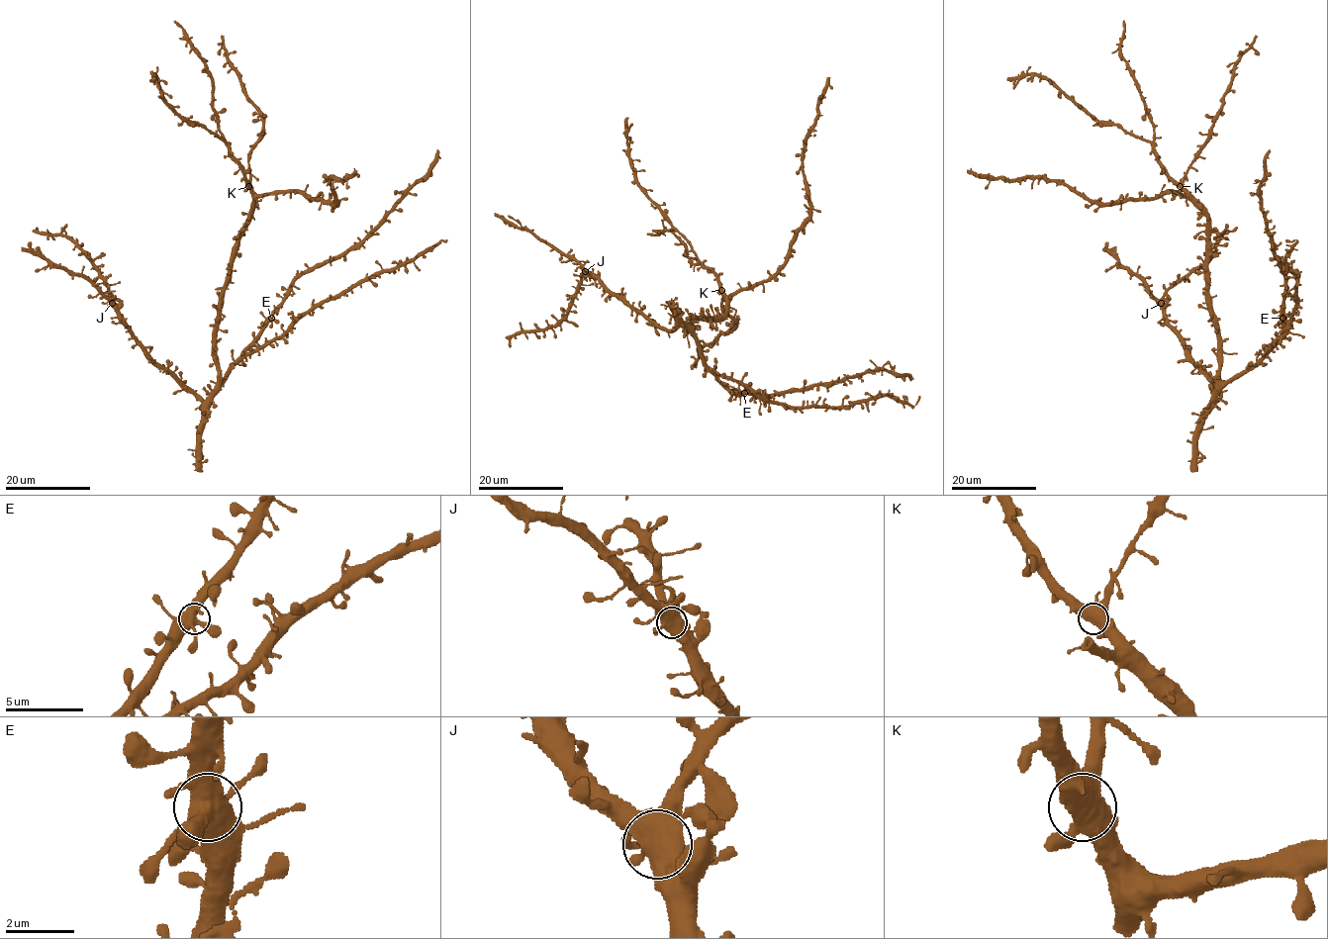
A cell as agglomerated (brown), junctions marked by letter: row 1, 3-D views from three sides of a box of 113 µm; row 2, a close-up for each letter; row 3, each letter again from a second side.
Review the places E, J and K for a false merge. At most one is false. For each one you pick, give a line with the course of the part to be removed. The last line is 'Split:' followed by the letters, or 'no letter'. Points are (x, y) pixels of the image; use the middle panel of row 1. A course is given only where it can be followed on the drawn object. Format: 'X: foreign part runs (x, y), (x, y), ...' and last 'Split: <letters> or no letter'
Split: no letter

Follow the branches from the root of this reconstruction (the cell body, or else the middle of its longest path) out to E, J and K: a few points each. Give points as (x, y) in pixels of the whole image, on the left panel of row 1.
E: (218, 321), (216, 360), (221, 381), (228, 368), (271, 318)
J: (218, 321), (218, 383), (209, 397), (201, 401), (150, 356), (112, 303)
K: (218, 321), (232, 247), (246, 221), (253, 201), (253, 191), (248, 185)

